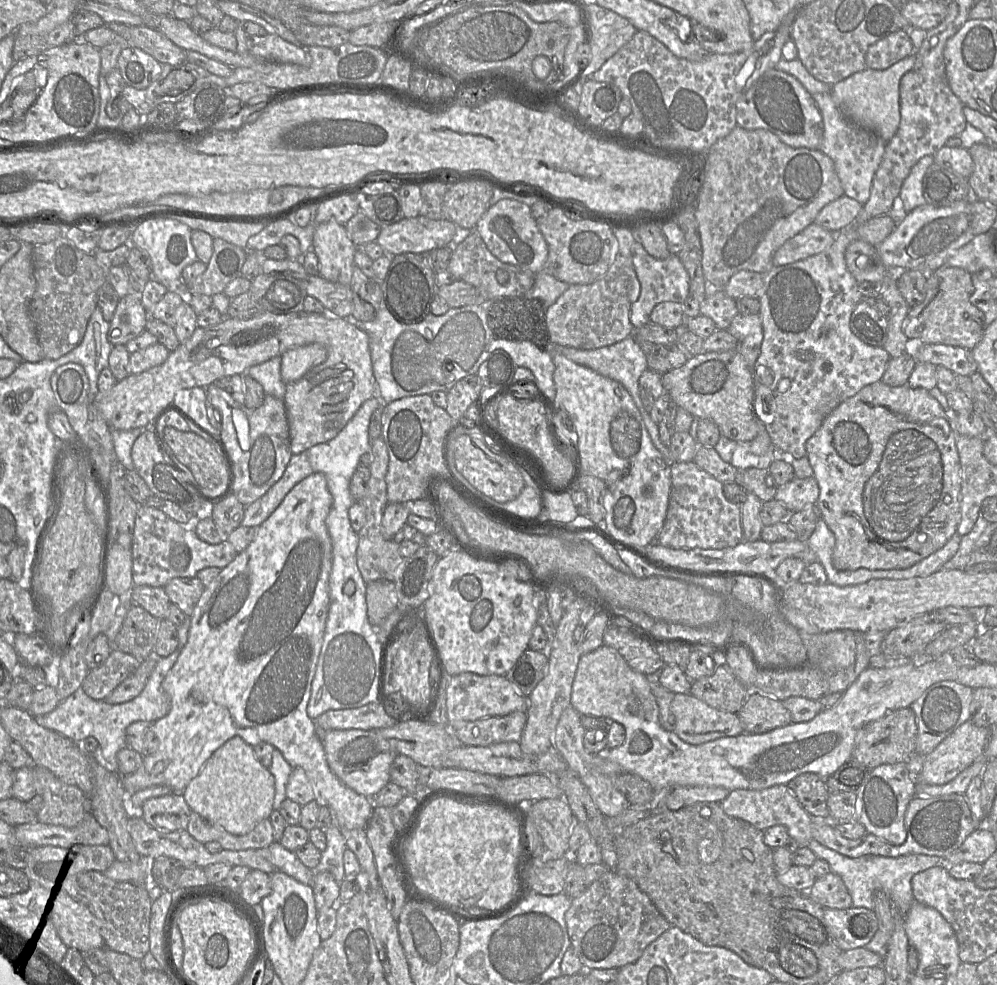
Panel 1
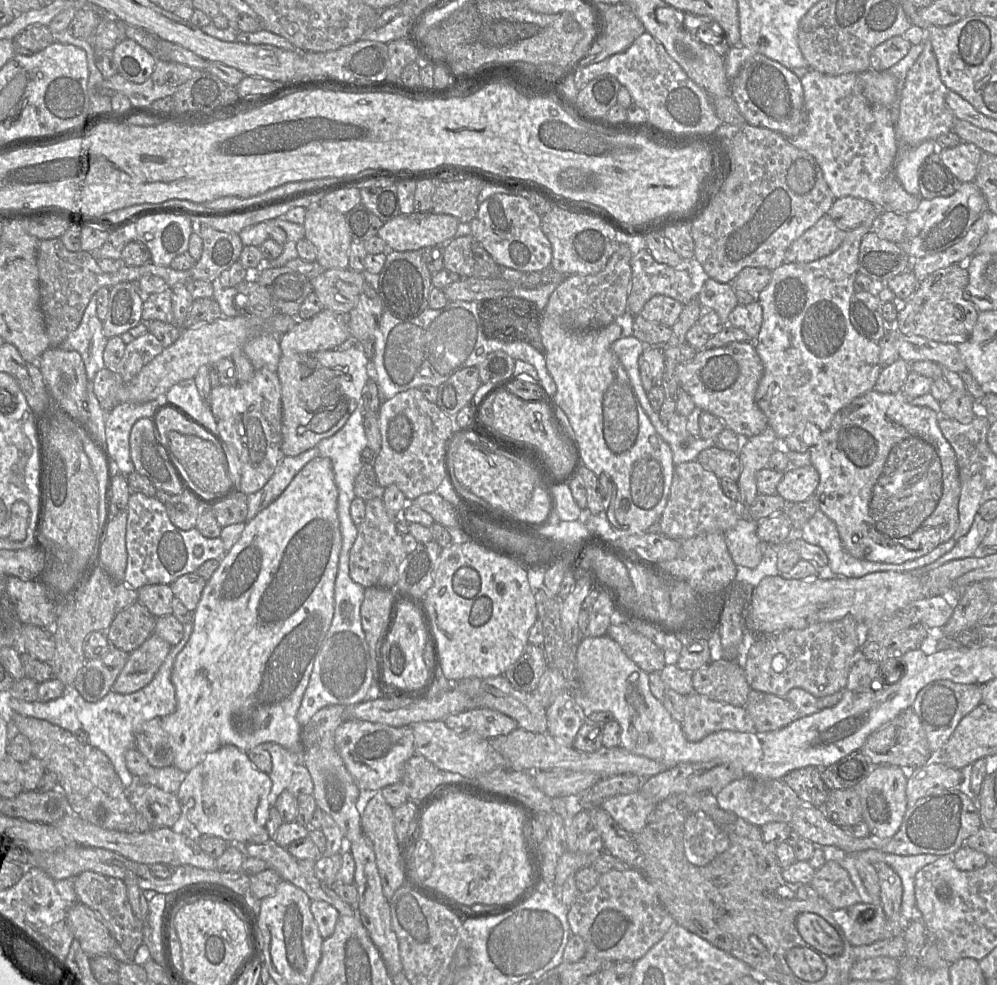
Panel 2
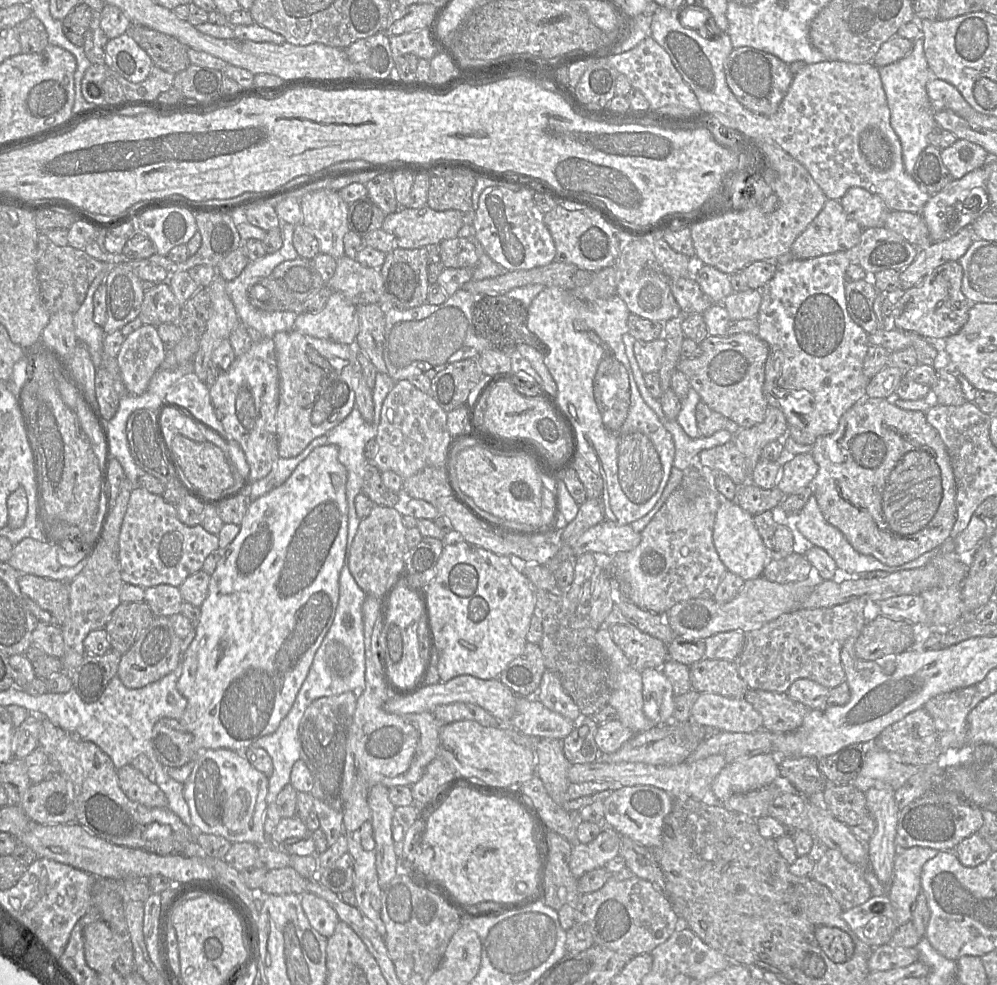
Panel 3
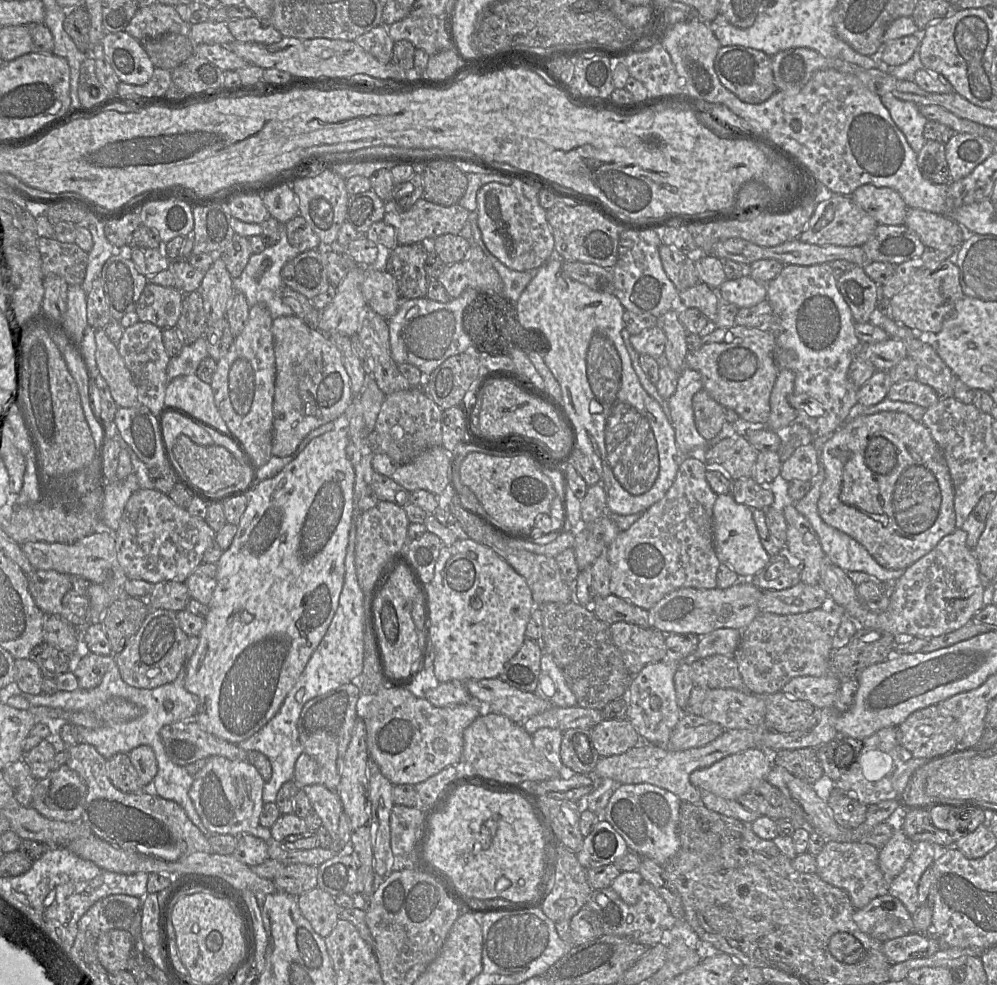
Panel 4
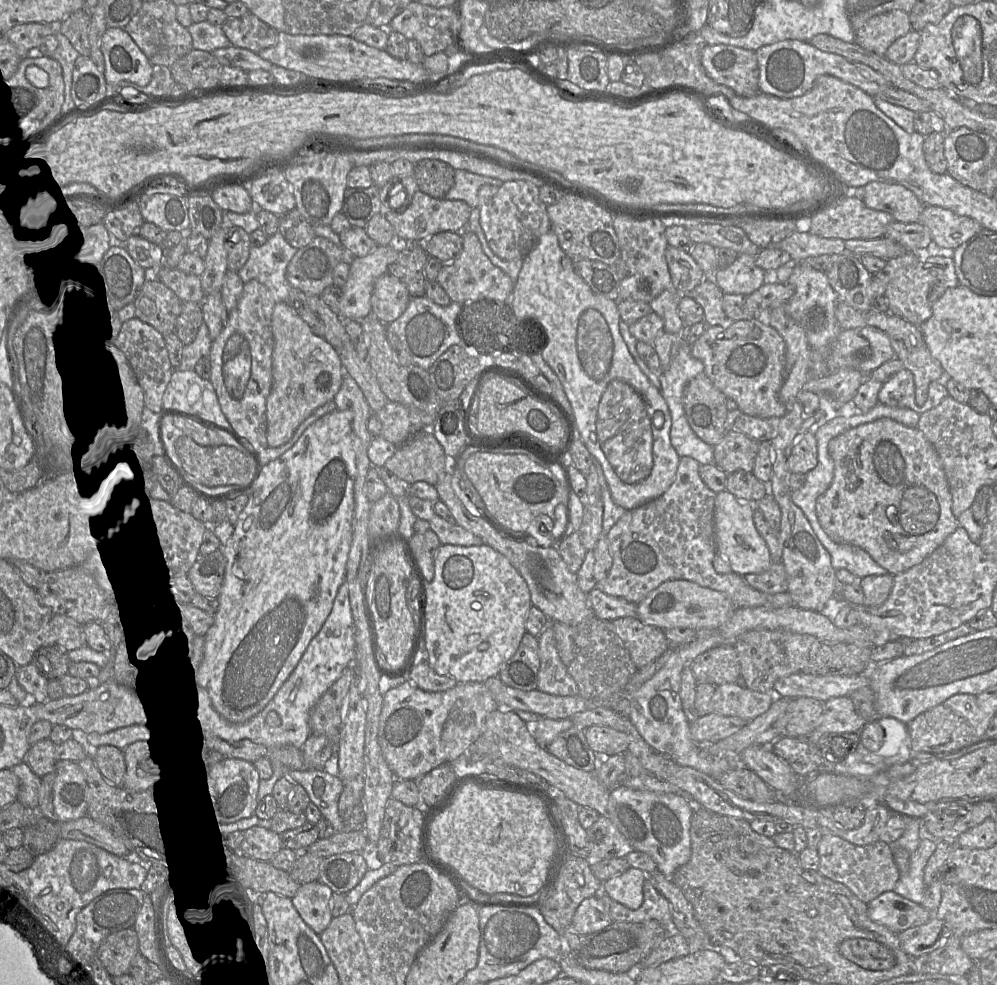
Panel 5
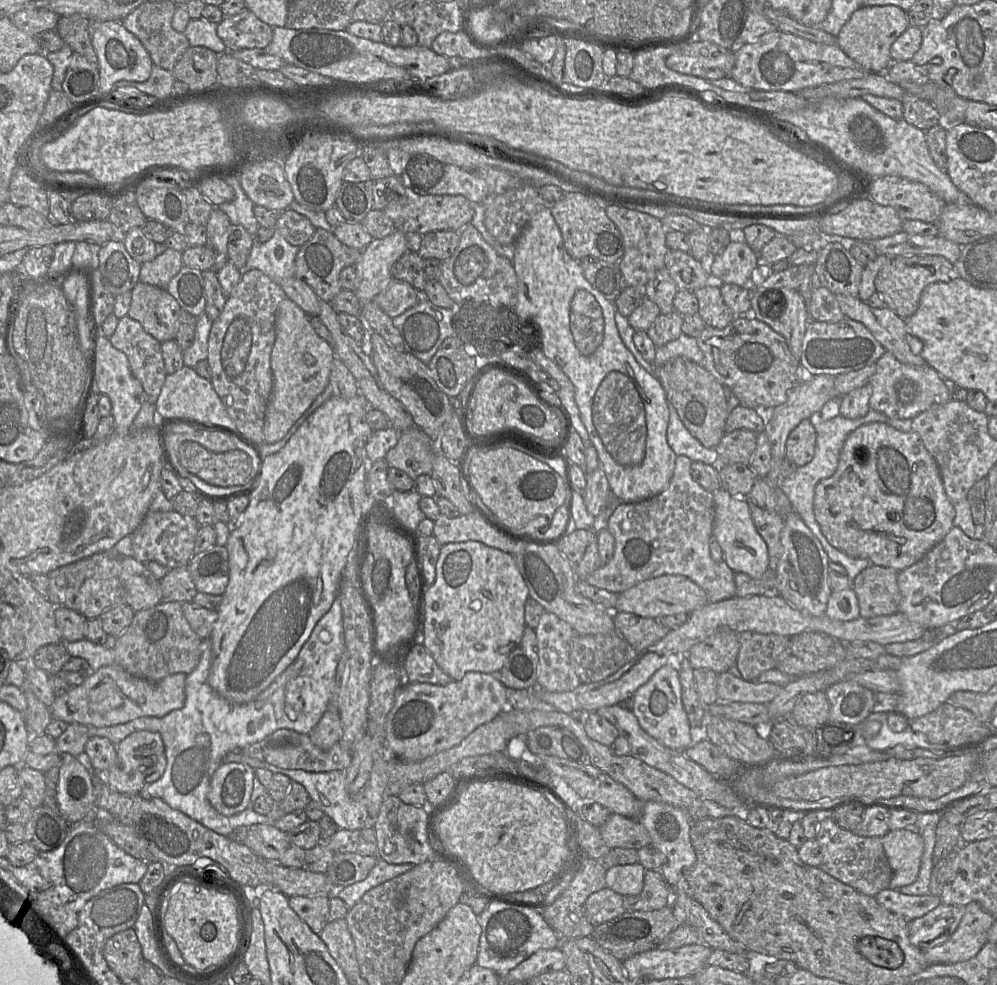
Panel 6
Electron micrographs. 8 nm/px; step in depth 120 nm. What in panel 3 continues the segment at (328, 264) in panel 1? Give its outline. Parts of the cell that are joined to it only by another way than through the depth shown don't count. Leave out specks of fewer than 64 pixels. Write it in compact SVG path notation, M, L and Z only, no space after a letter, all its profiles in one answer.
M320 189L300 198L302 224L319 242L320 253L335 259L344 253L344 236L348 226L348 206L339 191Z

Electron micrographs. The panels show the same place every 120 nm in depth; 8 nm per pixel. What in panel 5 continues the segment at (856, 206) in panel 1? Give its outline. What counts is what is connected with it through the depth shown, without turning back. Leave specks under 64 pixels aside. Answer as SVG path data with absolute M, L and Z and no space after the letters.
M869 182L855 194L867 207L886 212L902 223L918 223L925 207L911 190L897 183Z

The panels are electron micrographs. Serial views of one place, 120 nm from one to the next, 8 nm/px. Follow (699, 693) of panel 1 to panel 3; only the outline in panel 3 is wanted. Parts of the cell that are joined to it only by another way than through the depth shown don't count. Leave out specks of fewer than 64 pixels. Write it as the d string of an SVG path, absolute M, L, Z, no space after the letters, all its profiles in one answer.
M703 658L689 668L692 689L699 693L744 698L749 689L738 674L735 661Z

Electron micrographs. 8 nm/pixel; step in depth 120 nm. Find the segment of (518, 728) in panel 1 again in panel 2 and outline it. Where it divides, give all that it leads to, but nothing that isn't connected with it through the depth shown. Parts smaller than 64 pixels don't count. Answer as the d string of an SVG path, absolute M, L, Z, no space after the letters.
M474 708L453 714L444 722L455 731L473 731L486 739L507 735L518 728L517 722L511 717L488 708Z

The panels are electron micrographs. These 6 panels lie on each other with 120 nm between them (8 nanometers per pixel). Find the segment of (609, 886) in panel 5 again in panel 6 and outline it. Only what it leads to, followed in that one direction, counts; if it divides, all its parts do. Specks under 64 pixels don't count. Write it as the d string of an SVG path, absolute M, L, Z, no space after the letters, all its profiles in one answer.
M639 863L613 866L605 874L606 887L623 896L641 893L646 869Z

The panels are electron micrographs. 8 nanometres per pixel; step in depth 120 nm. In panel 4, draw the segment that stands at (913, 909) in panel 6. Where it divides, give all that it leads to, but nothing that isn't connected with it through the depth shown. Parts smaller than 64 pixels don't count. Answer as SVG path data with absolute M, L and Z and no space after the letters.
M890 894L878 896L856 909L853 920L862 932L880 942L914 932L912 914Z

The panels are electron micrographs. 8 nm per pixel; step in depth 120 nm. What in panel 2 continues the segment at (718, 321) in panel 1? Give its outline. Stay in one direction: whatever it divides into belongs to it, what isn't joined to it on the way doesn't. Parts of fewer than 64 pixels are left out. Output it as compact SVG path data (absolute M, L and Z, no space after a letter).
M708 278L700 289L698 301L704 311L714 311L719 318L728 323L728 316L738 305L735 290L730 283L721 283Z

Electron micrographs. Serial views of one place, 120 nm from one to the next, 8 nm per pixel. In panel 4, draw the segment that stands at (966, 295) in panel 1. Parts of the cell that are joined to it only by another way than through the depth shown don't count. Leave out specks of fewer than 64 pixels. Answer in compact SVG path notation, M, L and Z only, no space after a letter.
M947 259L938 265L925 265L915 272L909 284L890 299L892 319L916 333L939 333L944 320L953 312L955 304L965 297L959 279L955 259Z

